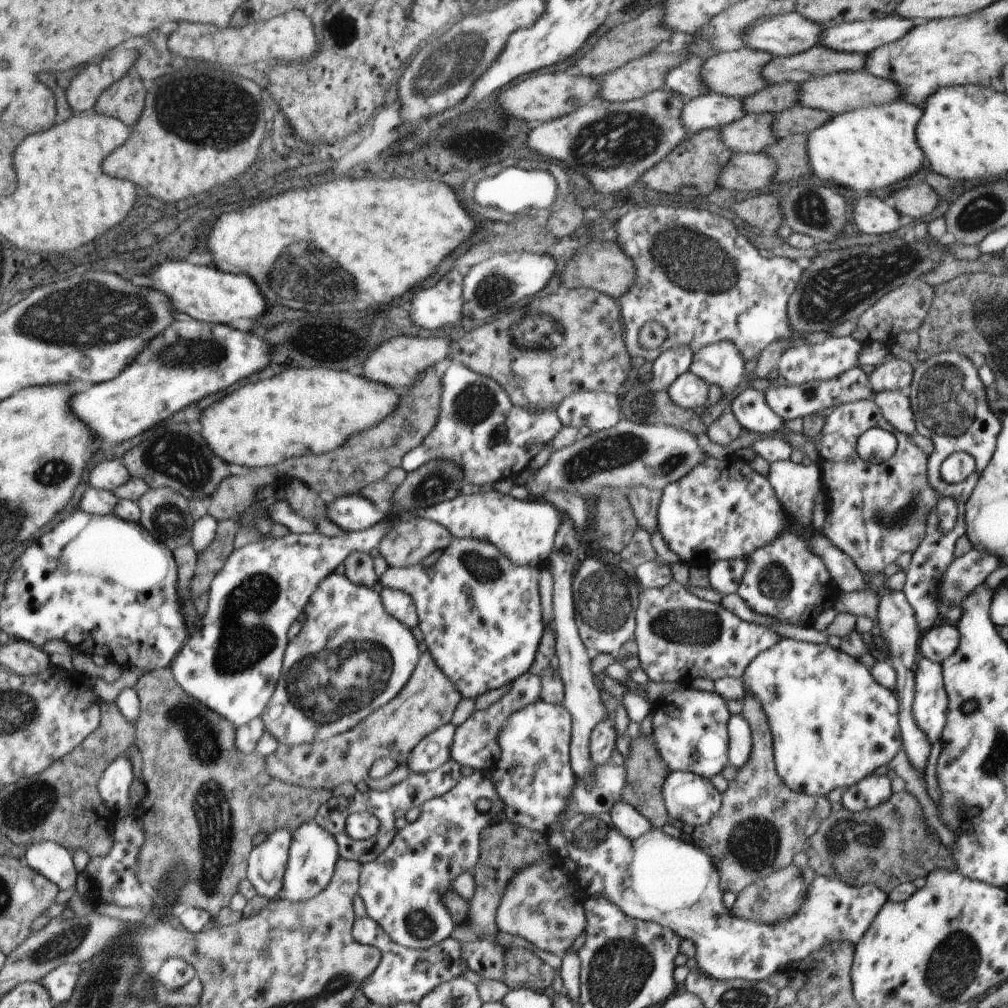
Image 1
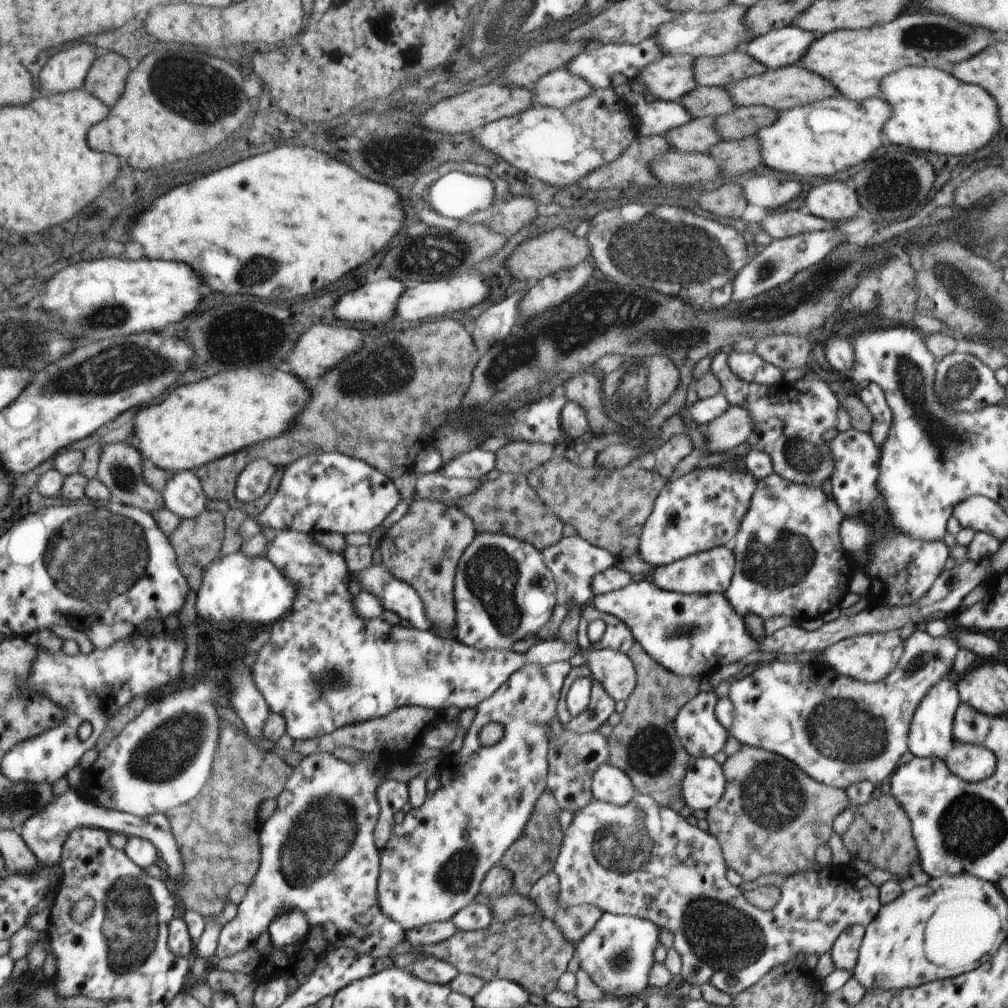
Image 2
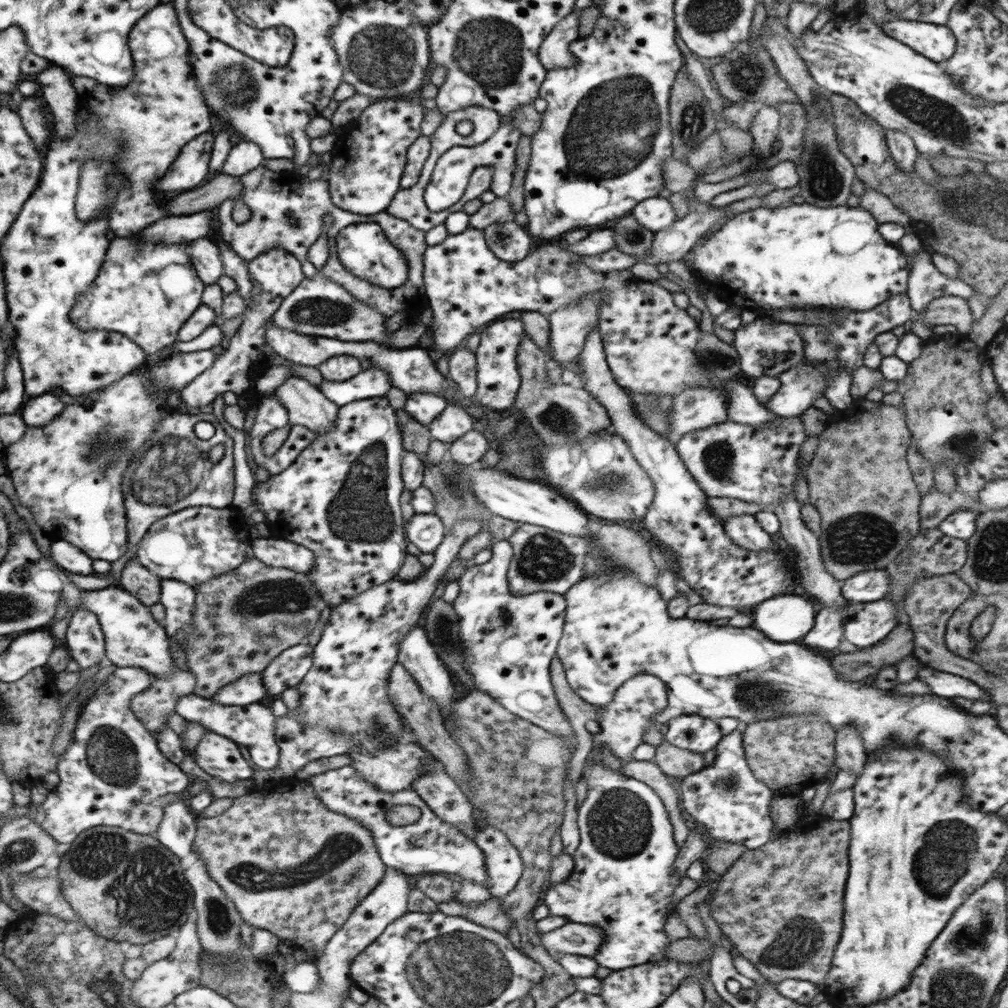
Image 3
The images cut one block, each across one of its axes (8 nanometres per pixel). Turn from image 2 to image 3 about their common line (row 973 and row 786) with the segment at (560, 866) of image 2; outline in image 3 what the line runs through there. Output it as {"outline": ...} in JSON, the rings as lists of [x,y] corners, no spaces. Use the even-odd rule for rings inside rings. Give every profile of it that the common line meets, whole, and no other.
{"outline":[[[742,727],[730,734],[722,736],[717,744],[713,763],[693,772],[680,780],[684,814],[689,814],[691,822],[711,841],[724,841],[732,844],[742,844],[746,849],[755,849],[766,844],[772,838],[774,820],[770,815],[770,802],[779,792],[772,791],[764,782],[754,777],[752,769],[746,762],[743,747]]]}

